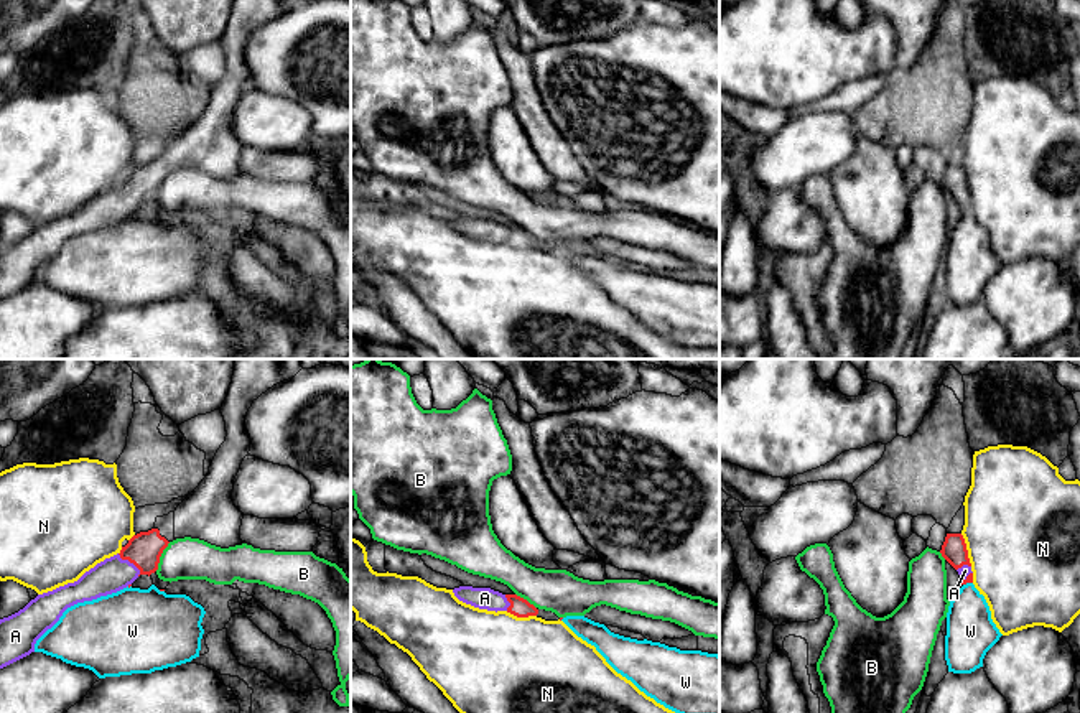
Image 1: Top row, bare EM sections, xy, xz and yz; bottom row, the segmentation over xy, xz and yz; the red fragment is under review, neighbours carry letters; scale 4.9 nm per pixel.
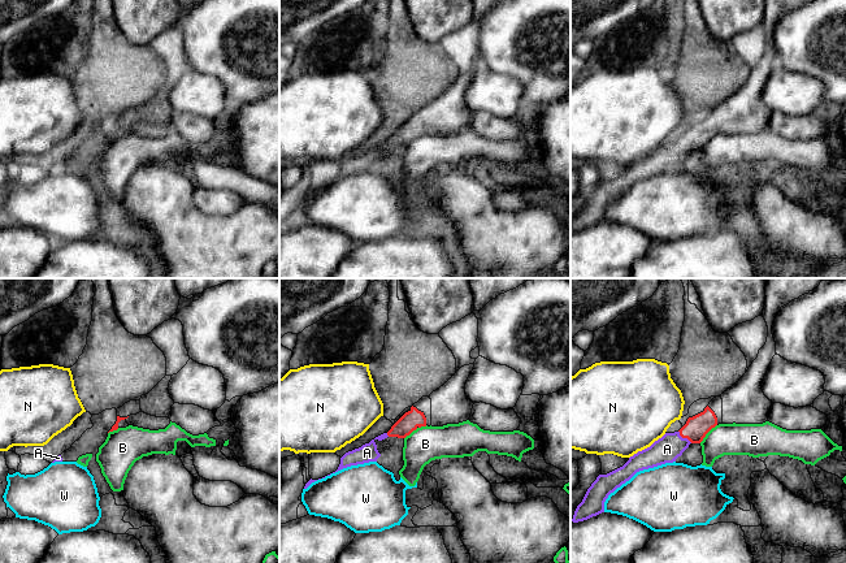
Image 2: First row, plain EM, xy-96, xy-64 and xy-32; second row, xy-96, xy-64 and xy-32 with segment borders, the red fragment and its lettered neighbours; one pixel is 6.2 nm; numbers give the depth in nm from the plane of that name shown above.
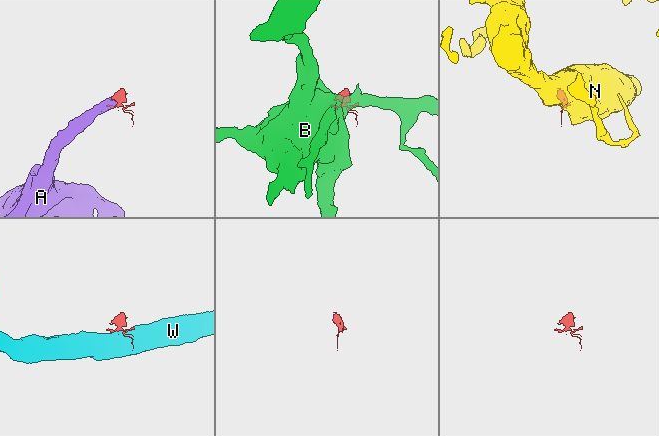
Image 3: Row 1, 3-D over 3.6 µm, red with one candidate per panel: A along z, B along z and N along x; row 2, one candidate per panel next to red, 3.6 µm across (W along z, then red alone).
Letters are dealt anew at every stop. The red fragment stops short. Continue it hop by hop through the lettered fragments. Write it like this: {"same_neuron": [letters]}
{"same_neuron": ["A"]}

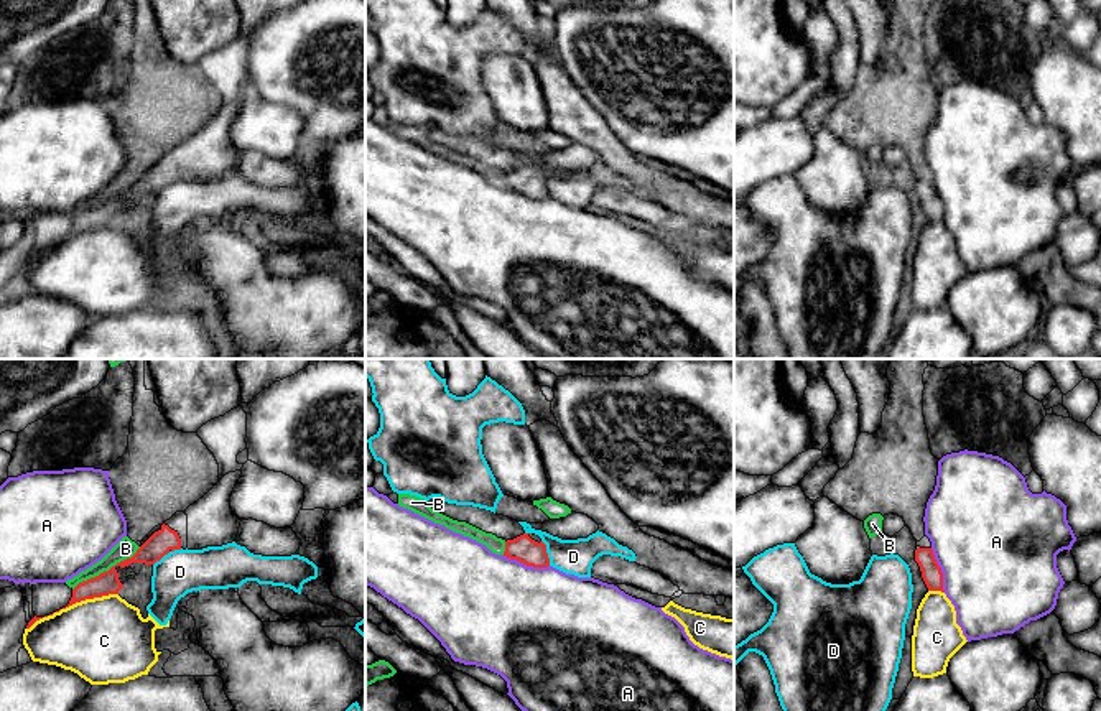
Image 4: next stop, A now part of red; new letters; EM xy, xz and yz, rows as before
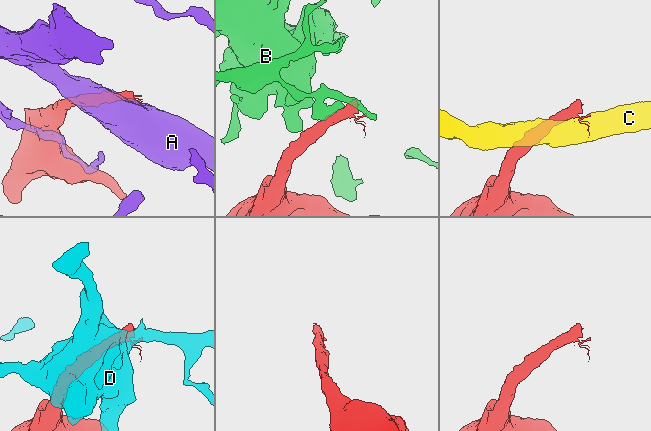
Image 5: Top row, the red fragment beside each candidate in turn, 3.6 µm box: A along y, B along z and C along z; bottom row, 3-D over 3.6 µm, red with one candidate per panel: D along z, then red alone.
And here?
{"same_neuron": []}

